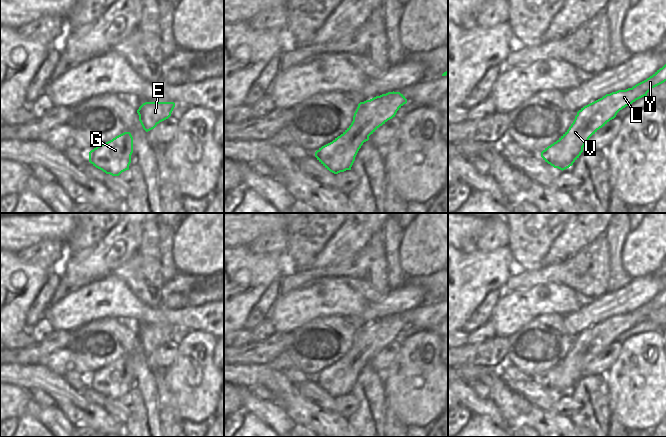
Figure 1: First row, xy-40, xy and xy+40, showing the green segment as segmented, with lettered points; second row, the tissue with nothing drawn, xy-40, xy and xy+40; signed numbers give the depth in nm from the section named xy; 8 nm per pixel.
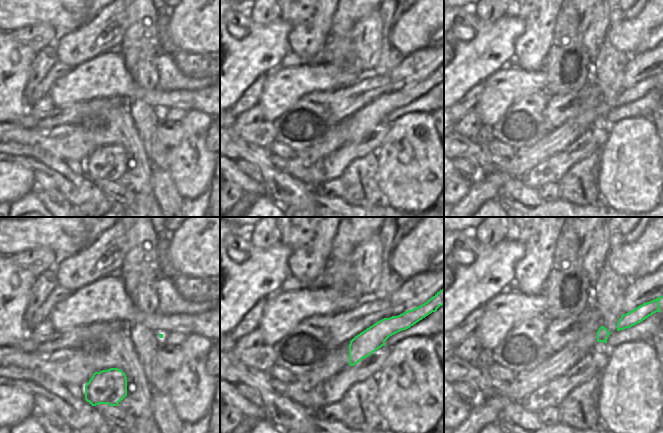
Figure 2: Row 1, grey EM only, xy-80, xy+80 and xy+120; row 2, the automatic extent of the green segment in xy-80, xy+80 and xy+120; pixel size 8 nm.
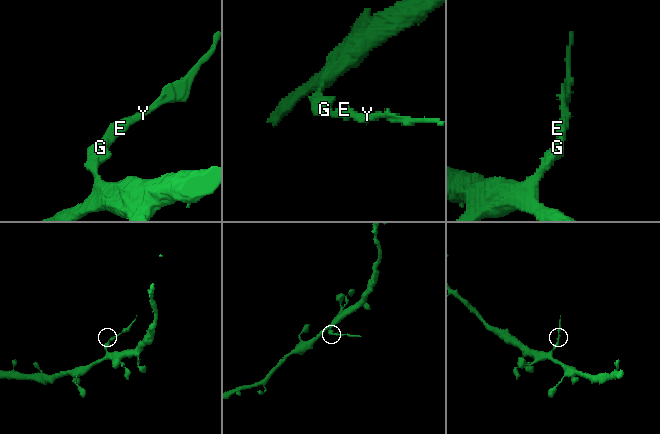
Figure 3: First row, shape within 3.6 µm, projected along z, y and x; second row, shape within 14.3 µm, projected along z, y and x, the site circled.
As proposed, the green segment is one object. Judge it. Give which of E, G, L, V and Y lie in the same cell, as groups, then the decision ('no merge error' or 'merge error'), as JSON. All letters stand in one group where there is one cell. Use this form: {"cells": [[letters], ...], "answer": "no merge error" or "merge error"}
{"cells": [["E", "L", "Y"], ["G", "V"]], "answer": "merge error"}

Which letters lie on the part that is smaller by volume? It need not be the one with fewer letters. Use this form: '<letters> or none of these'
E, L, Y

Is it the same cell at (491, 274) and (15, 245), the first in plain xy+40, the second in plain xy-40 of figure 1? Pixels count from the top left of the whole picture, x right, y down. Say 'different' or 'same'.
different

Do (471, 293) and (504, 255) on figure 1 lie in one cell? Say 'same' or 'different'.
same

